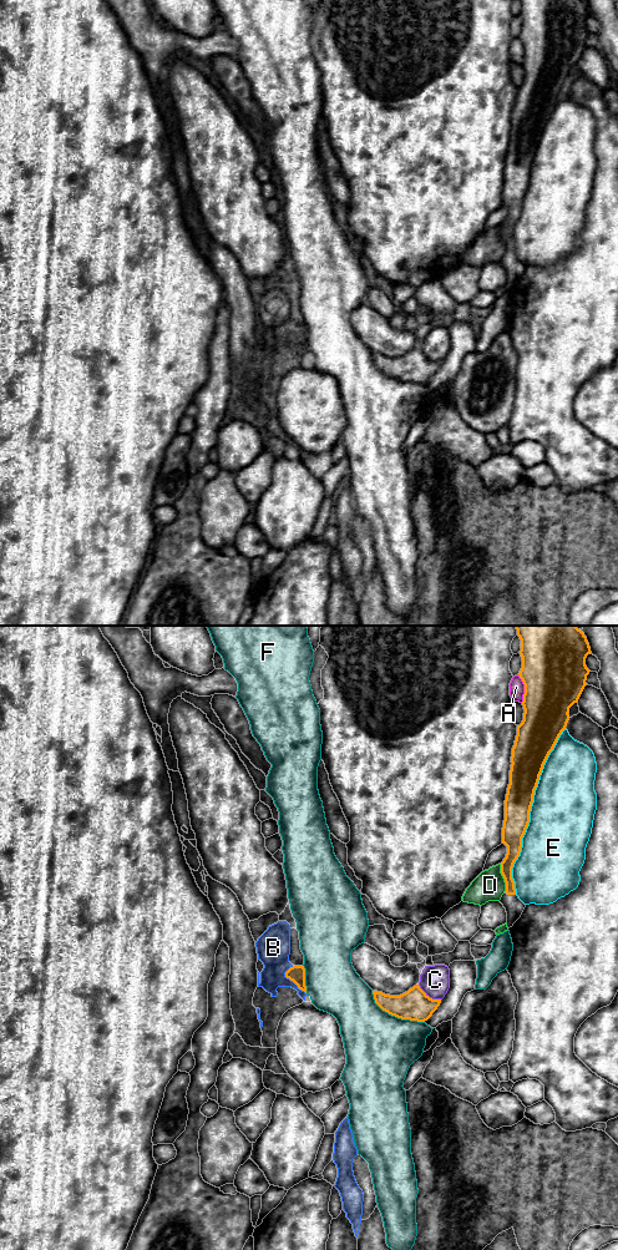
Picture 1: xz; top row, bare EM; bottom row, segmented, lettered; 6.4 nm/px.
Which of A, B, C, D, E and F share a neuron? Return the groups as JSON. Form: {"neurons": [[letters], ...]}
{"neurons": [["A"], ["B"], ["C"], ["D"], ["E"], ["F"]]}

